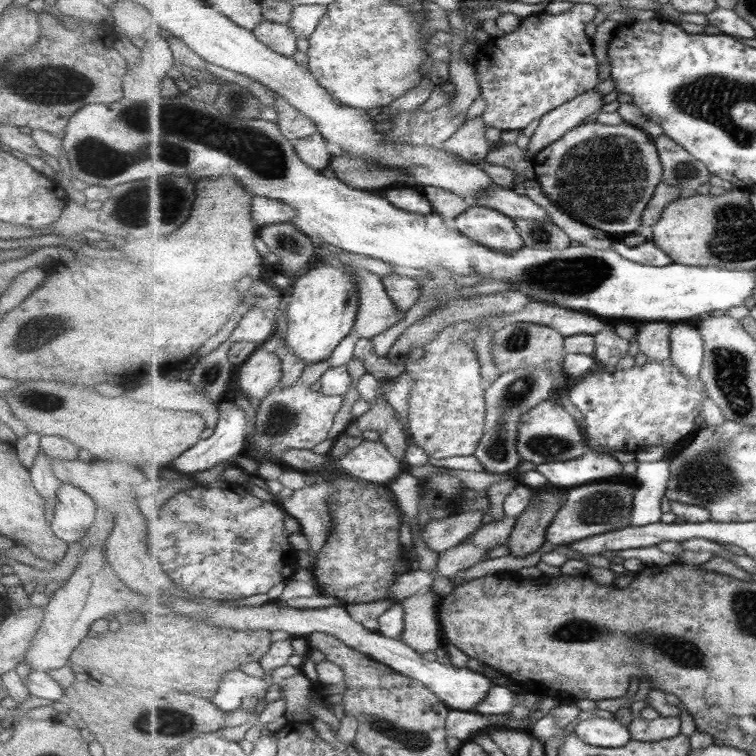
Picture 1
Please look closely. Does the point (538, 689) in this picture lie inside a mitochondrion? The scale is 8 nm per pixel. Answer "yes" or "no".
no

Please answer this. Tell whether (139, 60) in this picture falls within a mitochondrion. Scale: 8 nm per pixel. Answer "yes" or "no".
no

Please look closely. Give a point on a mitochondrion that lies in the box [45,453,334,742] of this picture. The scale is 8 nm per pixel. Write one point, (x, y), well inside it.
(177, 722)

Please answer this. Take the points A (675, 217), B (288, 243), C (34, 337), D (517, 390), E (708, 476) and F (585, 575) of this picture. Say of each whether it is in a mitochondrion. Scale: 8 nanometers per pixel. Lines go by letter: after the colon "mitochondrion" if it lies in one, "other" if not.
A: other
B: mitochondrion
C: mitochondrion
D: mitochondrion
E: mitochondrion
F: other

